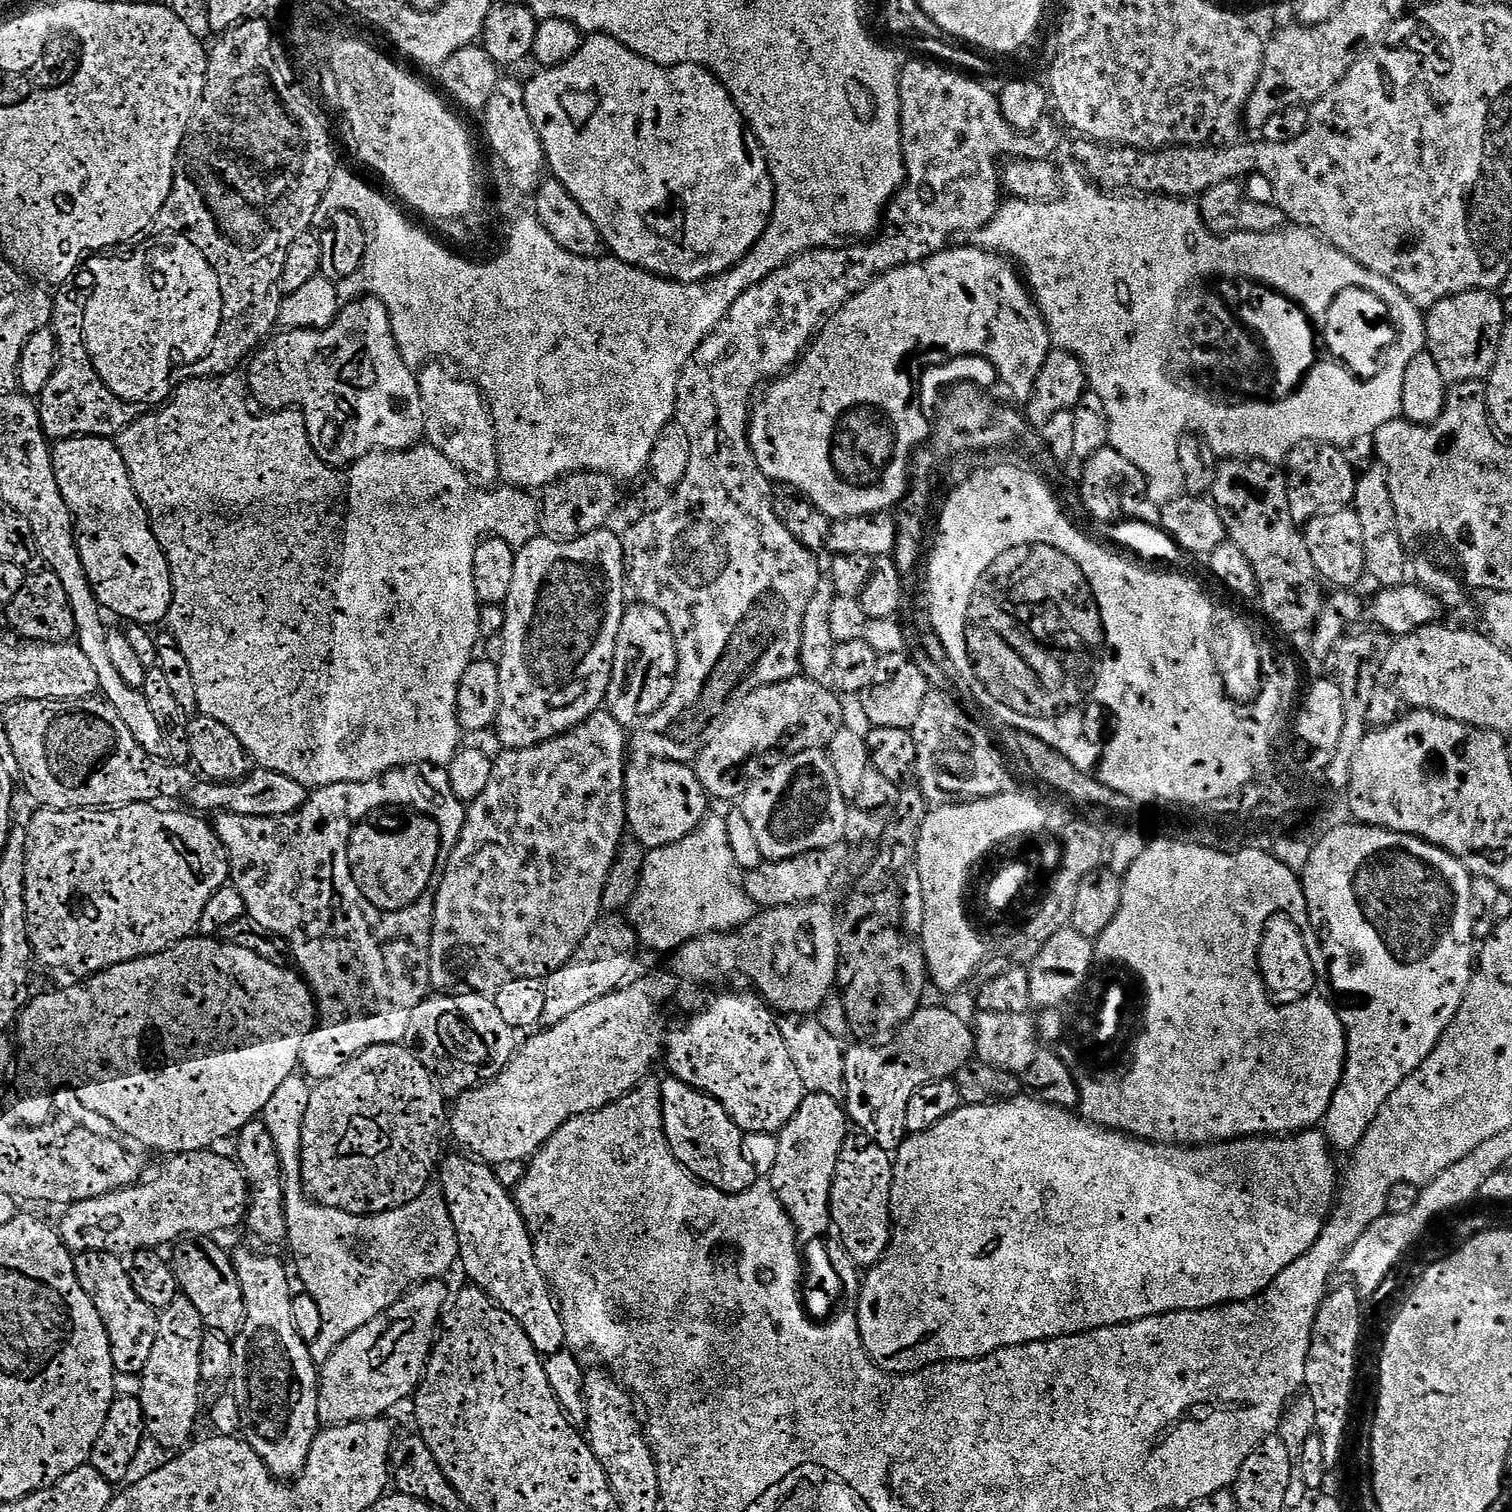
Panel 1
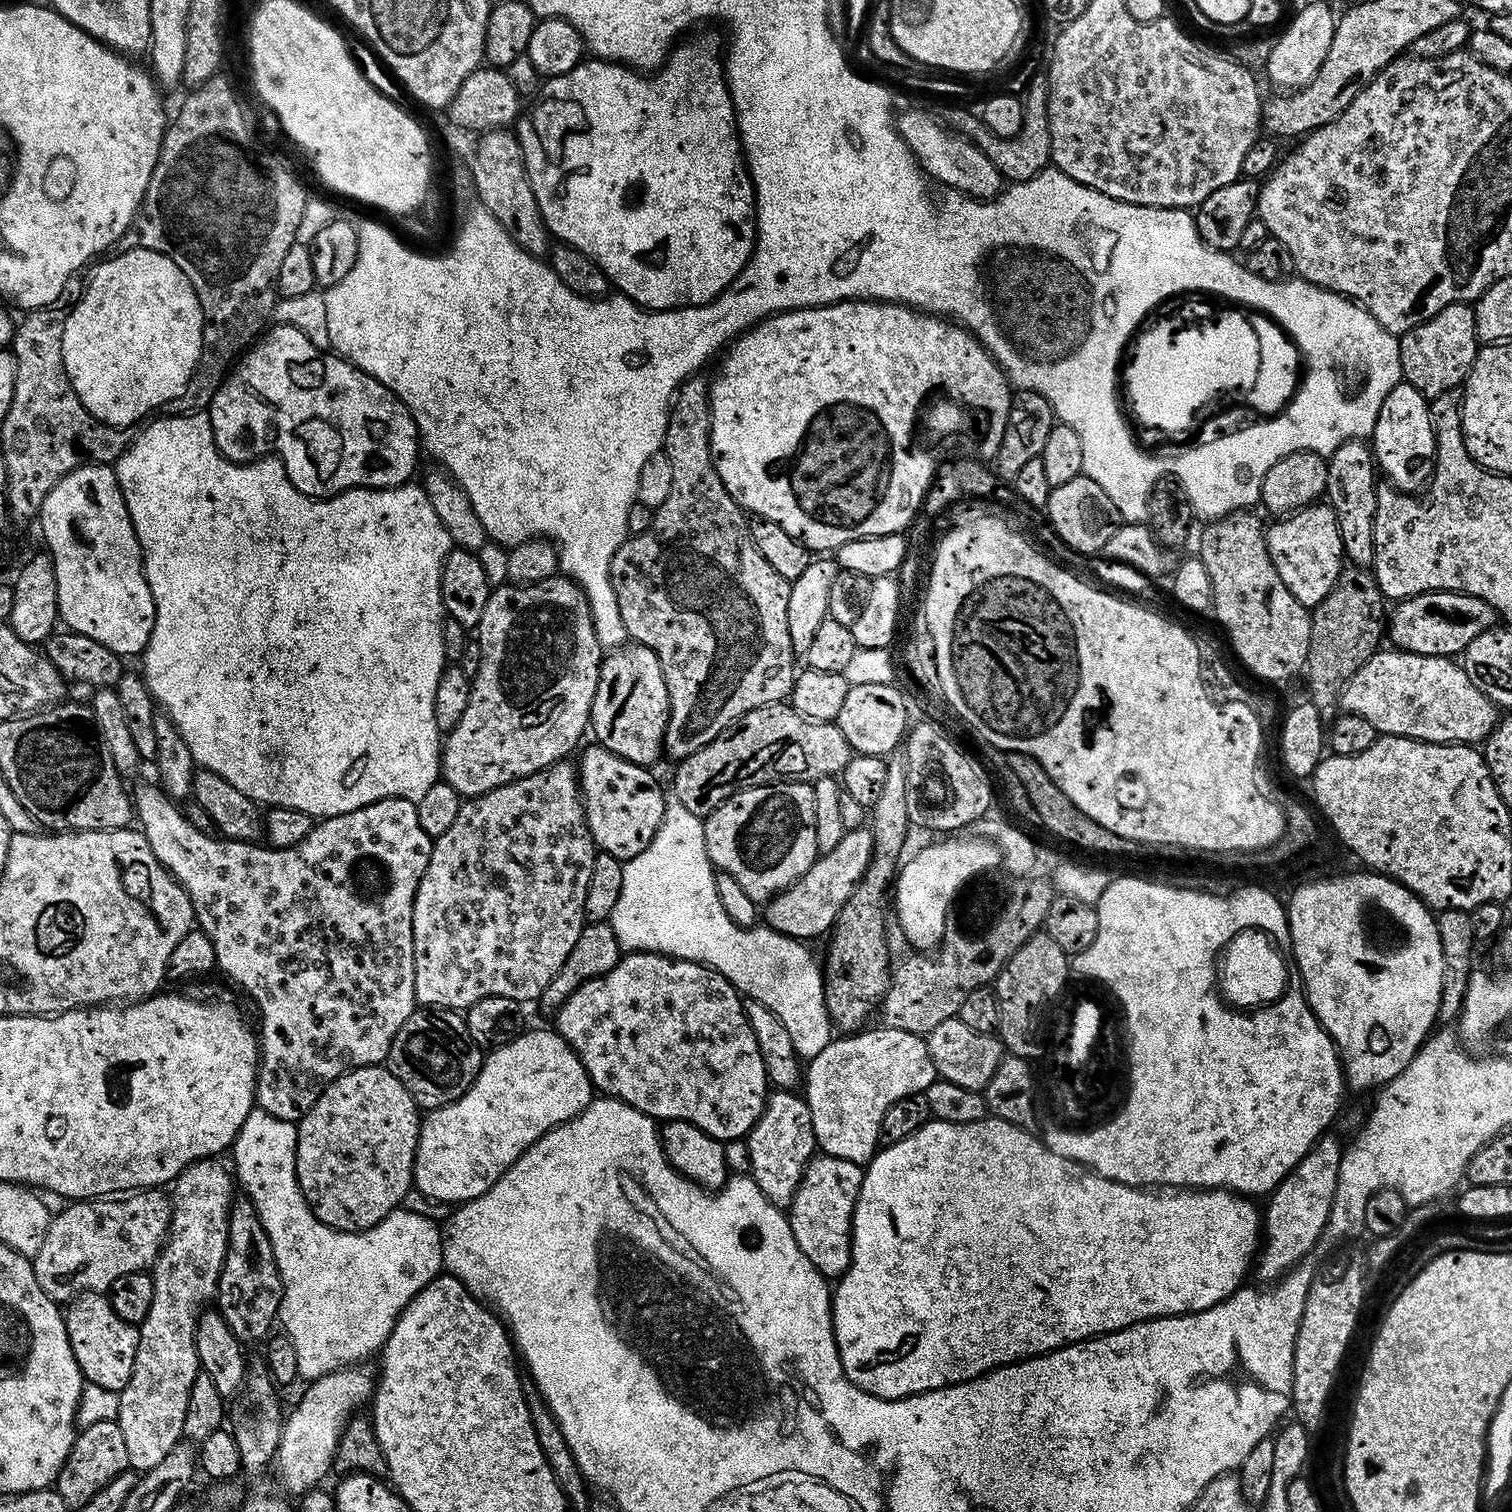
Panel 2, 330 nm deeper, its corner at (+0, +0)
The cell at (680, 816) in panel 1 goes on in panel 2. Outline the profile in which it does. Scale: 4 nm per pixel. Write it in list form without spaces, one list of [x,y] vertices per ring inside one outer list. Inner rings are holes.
[[[603,746],[588,748],[578,763],[582,804],[588,807],[588,828],[601,853],[621,862],[633,860],[650,846],[666,815],[666,799],[659,787],[650,783],[643,767],[628,764]]]

